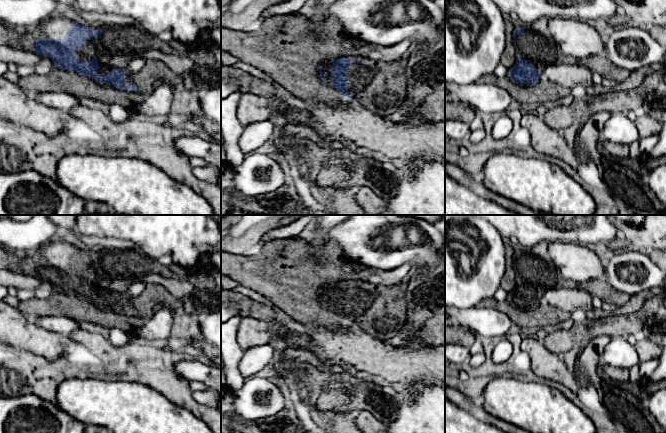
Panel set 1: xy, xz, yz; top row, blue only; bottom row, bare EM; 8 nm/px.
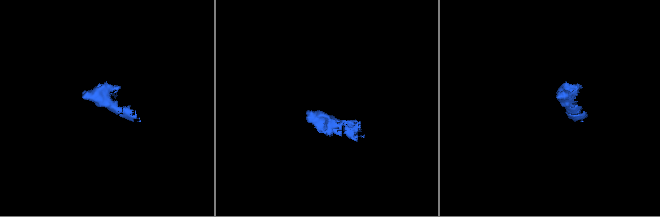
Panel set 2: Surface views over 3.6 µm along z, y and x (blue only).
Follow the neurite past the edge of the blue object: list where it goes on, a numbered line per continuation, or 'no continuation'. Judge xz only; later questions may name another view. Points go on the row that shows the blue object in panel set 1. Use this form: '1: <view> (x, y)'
1: xz (380, 87)

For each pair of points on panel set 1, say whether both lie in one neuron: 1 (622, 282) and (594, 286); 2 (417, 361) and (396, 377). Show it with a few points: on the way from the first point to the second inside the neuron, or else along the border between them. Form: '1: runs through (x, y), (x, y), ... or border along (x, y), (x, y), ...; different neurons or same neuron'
1: border along (603, 281), (615, 289), (628, 294); different neurons
2: runs through (412, 361), (401, 372); same neuron

